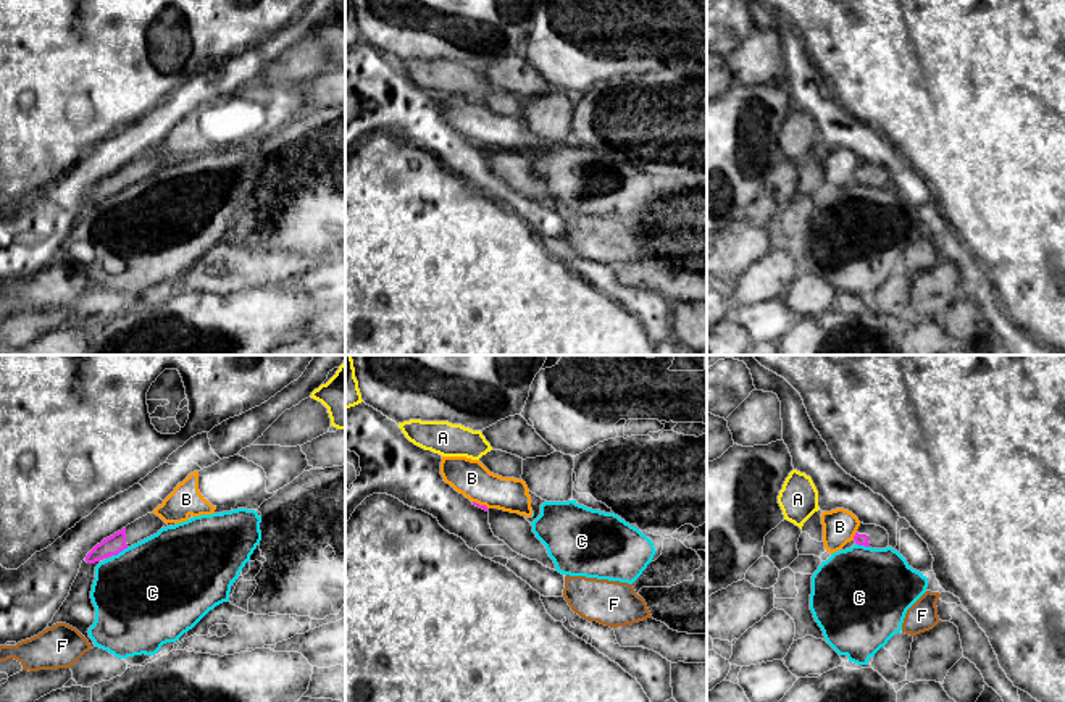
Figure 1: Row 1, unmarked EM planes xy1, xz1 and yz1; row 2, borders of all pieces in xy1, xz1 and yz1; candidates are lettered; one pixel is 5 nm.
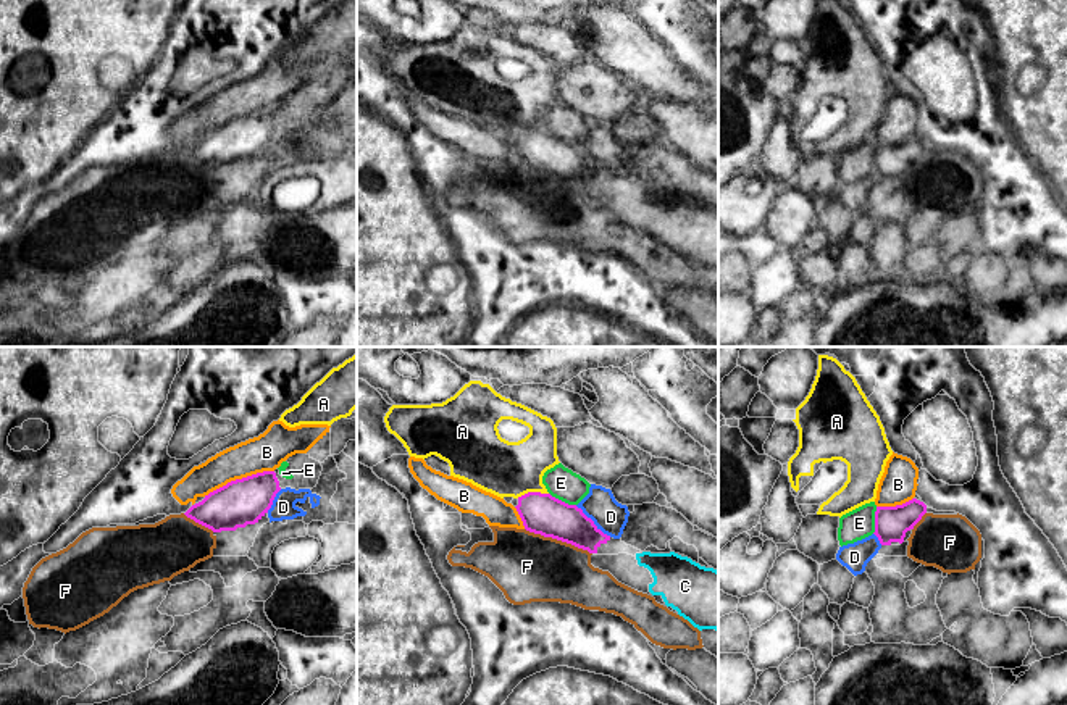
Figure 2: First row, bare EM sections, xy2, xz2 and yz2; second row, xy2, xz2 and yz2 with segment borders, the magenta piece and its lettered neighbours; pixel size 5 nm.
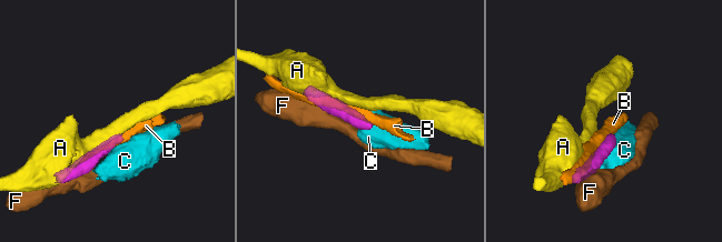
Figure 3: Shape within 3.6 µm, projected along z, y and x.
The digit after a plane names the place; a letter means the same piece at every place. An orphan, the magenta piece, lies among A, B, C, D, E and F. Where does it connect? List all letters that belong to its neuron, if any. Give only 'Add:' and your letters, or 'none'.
Add: none

